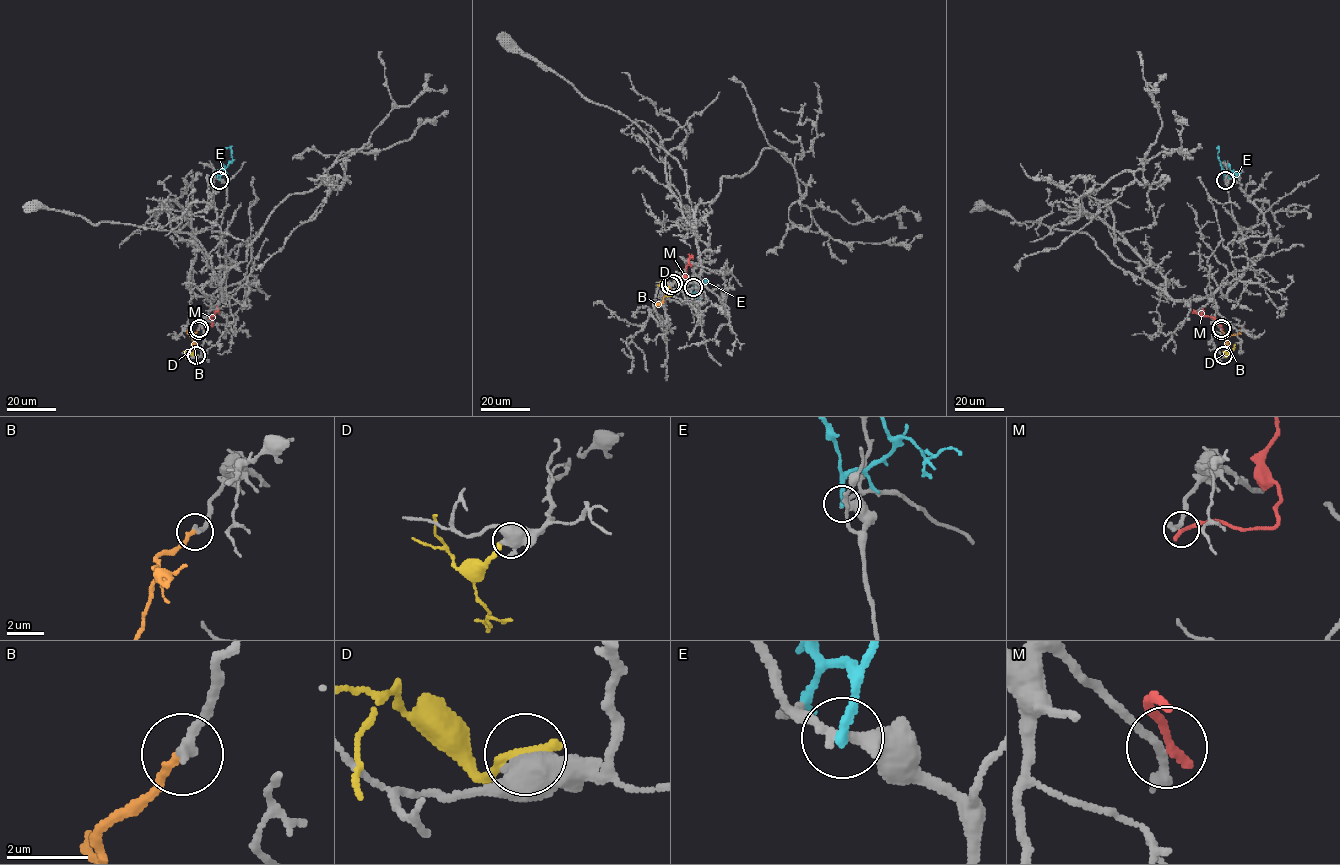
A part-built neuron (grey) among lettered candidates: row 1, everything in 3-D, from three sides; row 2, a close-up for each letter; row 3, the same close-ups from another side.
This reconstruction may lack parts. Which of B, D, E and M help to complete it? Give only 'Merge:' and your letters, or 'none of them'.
Merge: B

